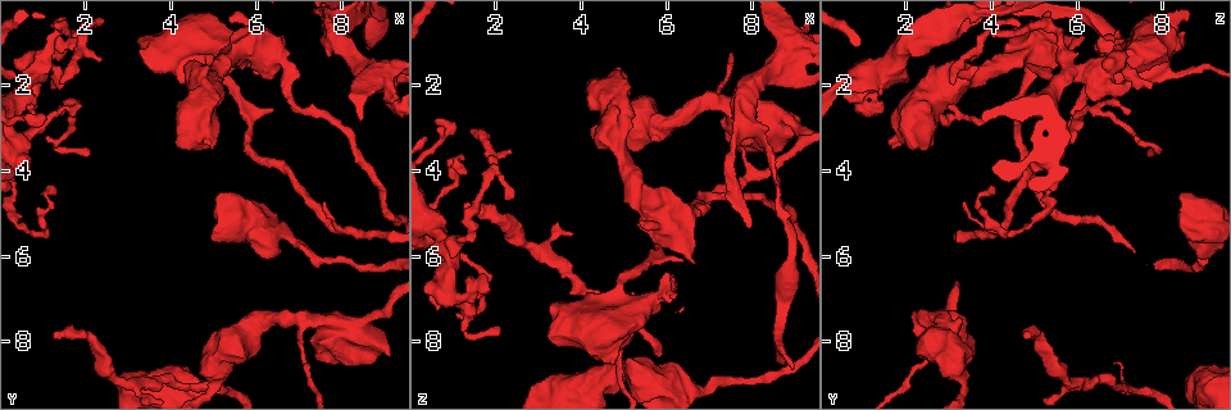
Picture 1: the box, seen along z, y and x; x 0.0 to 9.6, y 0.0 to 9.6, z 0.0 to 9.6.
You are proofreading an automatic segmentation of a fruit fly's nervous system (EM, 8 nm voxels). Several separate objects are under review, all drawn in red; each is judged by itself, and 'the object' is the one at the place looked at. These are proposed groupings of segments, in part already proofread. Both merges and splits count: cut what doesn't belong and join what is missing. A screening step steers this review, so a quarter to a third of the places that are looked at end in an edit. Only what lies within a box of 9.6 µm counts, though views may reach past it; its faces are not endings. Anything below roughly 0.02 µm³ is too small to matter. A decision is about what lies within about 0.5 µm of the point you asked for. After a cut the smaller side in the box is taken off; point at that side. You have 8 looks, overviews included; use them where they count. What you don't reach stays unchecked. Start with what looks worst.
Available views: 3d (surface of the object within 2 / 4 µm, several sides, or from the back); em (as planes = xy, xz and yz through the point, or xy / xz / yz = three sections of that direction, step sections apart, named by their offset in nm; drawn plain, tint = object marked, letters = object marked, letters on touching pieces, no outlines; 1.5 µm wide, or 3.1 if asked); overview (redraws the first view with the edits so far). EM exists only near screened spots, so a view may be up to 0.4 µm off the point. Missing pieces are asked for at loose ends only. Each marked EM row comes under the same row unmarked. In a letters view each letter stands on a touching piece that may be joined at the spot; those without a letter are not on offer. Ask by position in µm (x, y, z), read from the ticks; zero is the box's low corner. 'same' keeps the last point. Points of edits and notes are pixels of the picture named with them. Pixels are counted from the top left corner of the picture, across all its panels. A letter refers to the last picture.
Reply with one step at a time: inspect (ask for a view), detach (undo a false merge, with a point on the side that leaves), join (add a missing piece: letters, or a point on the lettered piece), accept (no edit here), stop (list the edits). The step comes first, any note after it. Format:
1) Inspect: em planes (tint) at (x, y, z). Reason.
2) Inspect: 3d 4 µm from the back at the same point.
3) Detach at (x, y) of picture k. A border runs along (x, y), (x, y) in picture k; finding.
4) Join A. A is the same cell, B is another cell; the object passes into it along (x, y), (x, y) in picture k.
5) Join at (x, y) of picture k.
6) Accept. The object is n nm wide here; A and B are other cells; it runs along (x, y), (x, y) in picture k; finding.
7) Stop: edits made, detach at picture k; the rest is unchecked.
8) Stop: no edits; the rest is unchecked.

Inspect: 3d 4 µm at (1.25, 7.90, 4.80). Branch stops here.

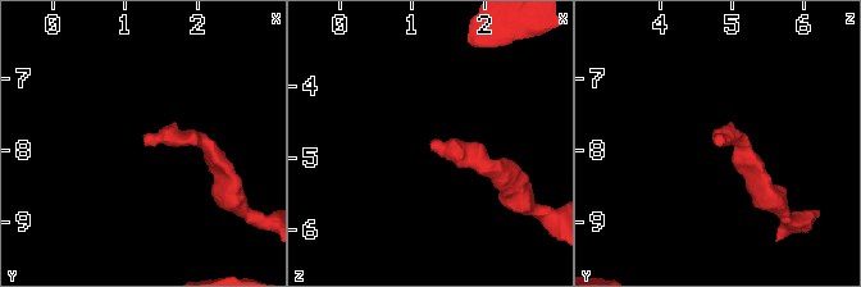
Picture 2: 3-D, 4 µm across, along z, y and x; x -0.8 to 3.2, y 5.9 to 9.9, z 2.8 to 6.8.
Inspect: em xy step 4 (tint) at (1.25, 8.00, 4.85).

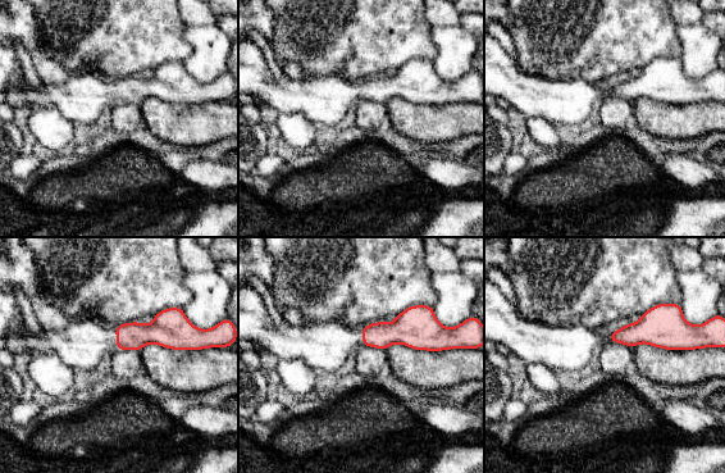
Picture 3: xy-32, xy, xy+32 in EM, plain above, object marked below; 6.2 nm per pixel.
Inspect: em planes (letters) at the same point.

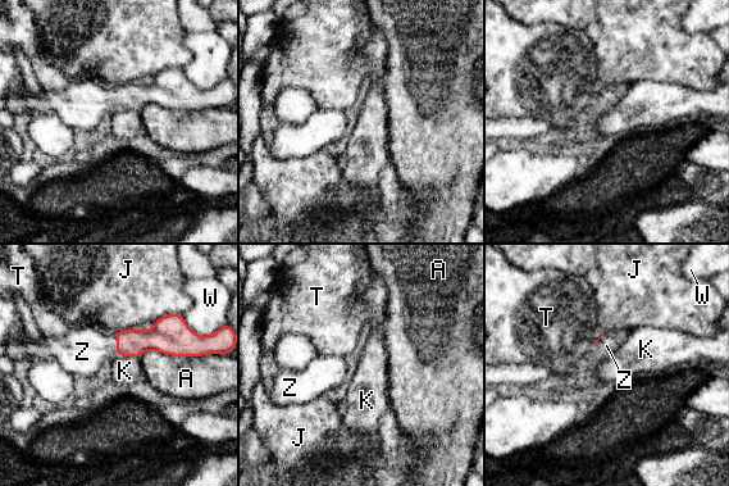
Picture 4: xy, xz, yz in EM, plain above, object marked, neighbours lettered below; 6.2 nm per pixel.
Join Z. Z is the same cell, A, J, K, T and W are other cells; it goes on there.

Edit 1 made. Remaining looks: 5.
Inspect: 3d 4 µm at (2.40, 1.45, 3.60). Branch stops here.

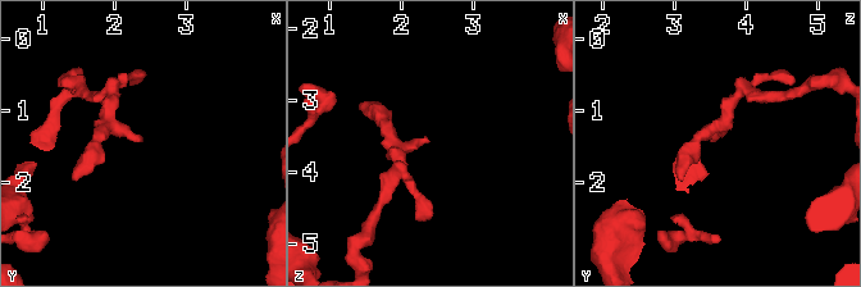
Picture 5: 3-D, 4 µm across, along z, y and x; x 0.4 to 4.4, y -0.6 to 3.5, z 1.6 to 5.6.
Inspect: em planes (letters) at (2.40, 1.40, 3.55).

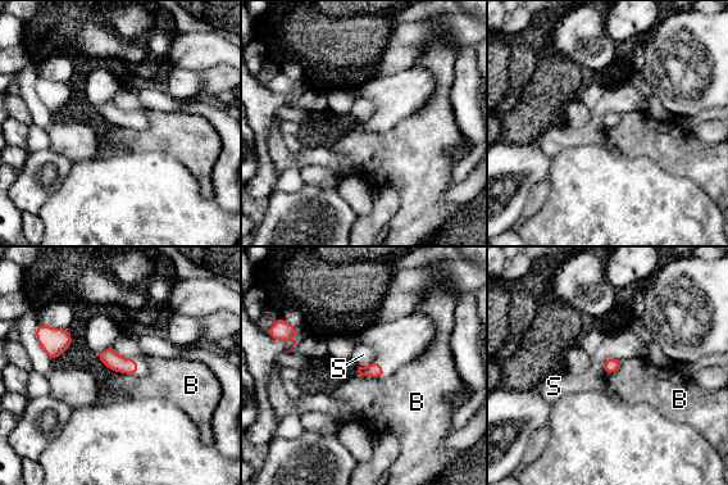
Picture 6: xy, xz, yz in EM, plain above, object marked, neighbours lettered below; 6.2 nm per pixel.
Accept. B and S are other cells; a border runs along (356, 371), (371, 376), (386, 375) in picture 6; no lettered piece goes on from it.

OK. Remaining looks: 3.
Inspect: em xz step 8 (tint) at (1.75, 1.10, 6.40). Free end.

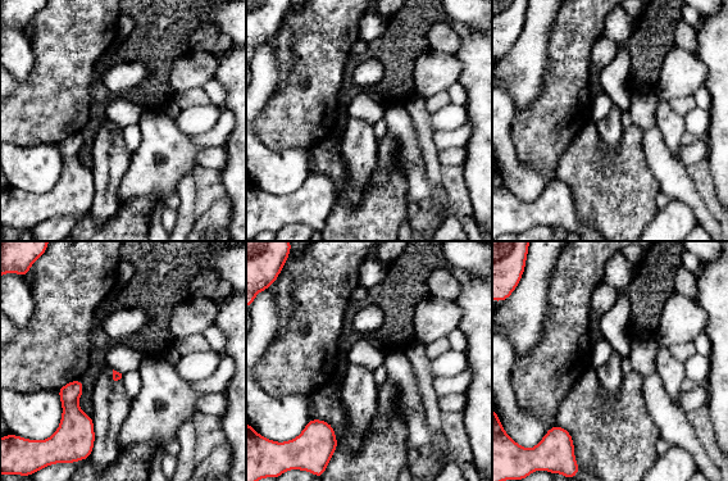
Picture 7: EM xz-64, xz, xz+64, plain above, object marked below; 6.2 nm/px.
Inspect: em planes (tint) at the same point. Cut it another way.

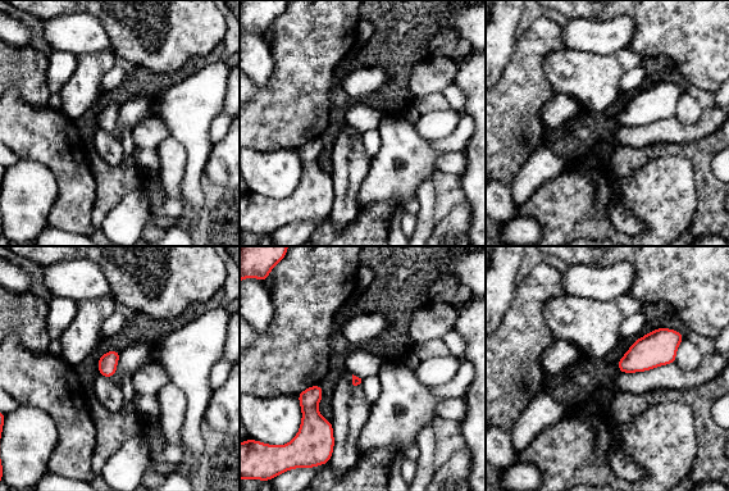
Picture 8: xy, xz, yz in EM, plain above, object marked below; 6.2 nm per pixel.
Inspect: em planes (letters) at the same point. What lies round it.

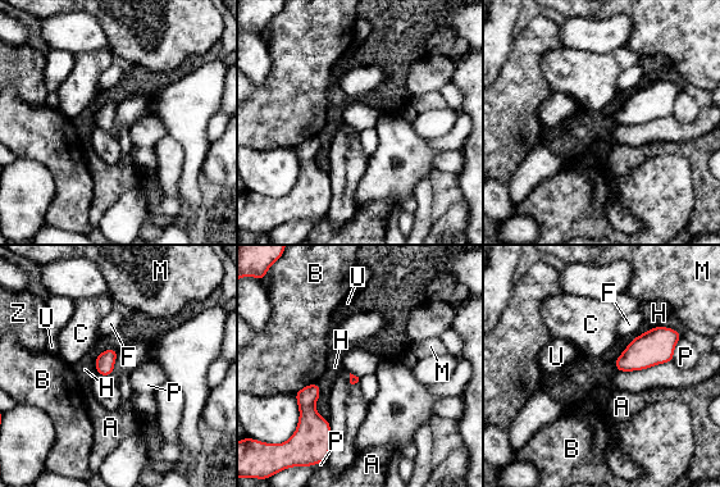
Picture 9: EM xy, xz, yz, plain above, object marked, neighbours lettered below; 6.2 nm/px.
Accept. A, B, C, F, H, M, P, U and Z are other cells; no lettered piece goes on from it.

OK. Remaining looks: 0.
Stop: edits made, join at picture 4; the rest is unchecked.

